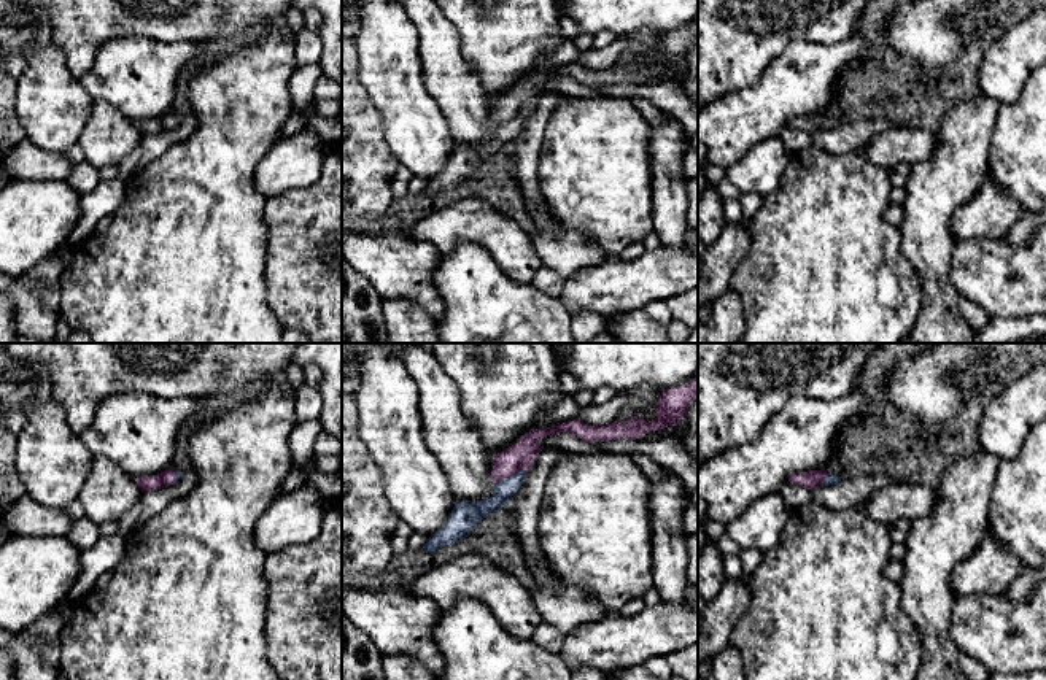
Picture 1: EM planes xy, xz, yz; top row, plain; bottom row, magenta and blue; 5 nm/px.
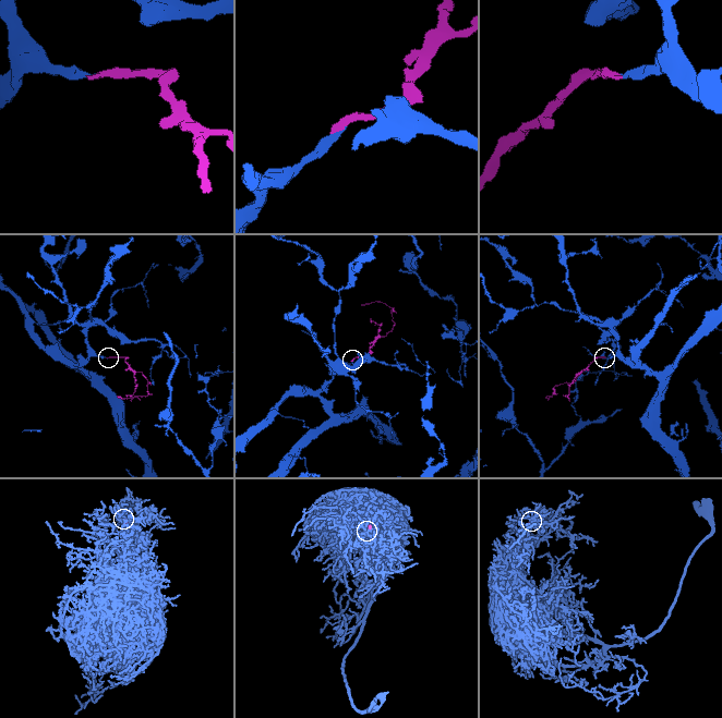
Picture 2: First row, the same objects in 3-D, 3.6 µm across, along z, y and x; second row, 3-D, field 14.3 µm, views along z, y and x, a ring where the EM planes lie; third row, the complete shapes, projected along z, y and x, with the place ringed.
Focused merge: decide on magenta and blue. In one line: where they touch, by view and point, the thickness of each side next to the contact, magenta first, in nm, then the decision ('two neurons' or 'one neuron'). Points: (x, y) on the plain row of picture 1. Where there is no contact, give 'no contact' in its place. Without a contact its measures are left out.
xz (511, 119) | 140/110 nm | one neuron

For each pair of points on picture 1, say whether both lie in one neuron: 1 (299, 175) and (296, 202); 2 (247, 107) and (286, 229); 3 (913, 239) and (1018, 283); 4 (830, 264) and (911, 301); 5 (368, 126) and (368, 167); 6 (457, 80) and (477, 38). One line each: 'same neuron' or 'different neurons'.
1: different neurons
2: different neurons
3: different neurons
4: same neuron
5: same neuron
6: different neurons

